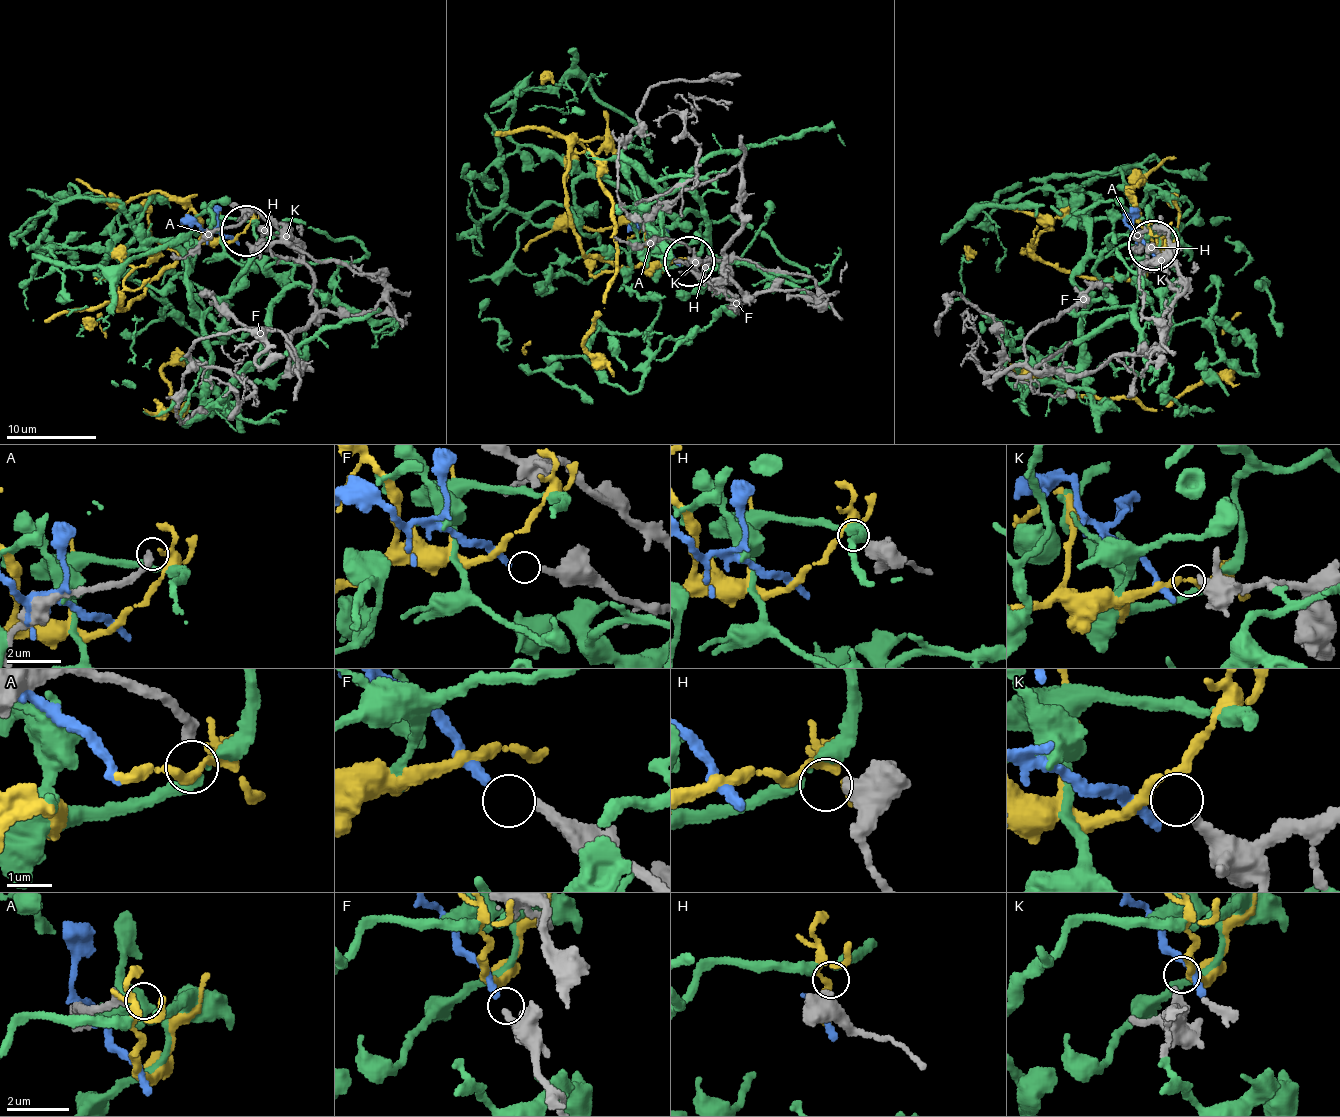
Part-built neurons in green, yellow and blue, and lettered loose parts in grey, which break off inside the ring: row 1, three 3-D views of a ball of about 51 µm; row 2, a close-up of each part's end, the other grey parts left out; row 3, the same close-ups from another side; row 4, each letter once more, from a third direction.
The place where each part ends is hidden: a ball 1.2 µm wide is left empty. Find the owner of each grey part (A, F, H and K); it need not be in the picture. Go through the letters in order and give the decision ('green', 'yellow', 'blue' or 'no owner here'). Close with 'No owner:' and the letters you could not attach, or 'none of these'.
A: no owner here
F: blue
H: green
K: yellow
No owner: A

